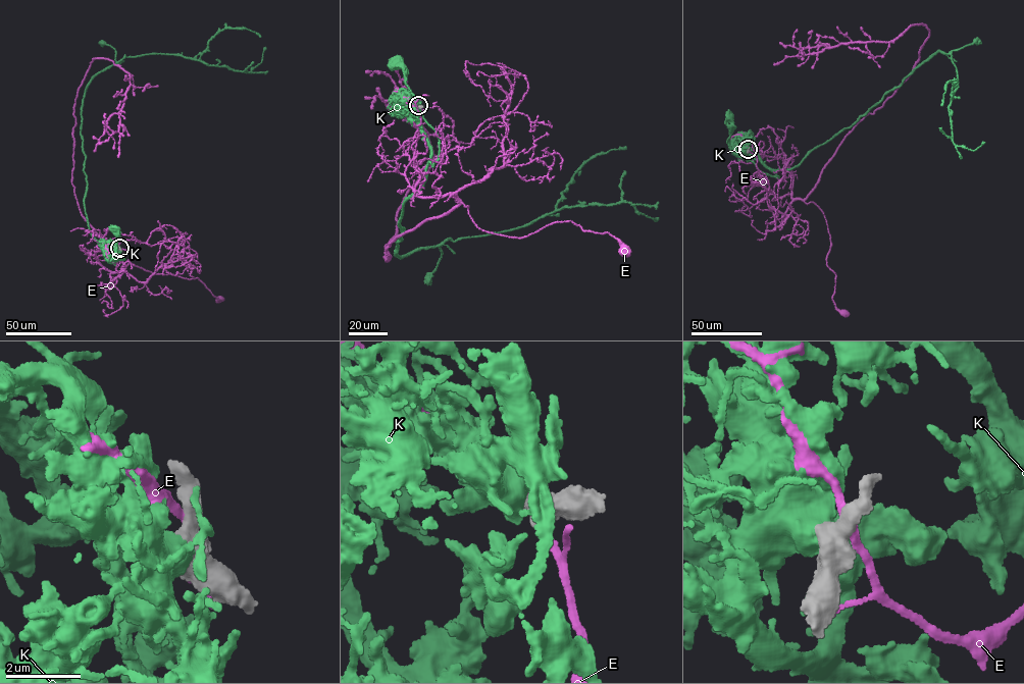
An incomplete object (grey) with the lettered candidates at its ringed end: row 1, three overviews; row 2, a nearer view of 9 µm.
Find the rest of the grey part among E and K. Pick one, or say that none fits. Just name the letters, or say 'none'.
K

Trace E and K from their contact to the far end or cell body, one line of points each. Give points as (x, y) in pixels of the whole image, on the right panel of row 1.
E: (749, 149), (782, 159), (792, 199), (812, 202), (824, 215), (833, 302), (842, 311)
K: (748, 150), (743, 147), (743, 151), (735, 155), (730, 148), (727, 124), (729, 116)

